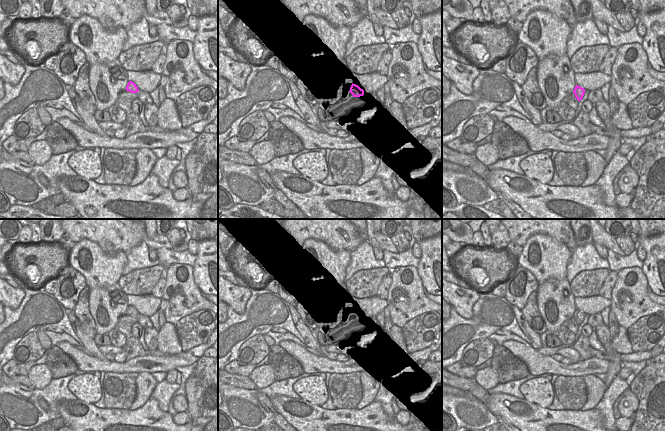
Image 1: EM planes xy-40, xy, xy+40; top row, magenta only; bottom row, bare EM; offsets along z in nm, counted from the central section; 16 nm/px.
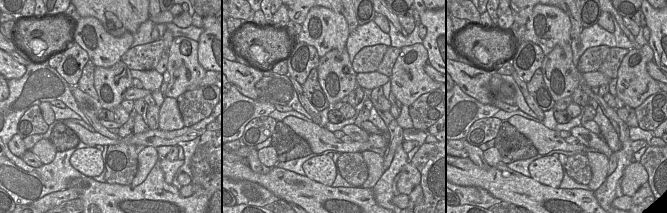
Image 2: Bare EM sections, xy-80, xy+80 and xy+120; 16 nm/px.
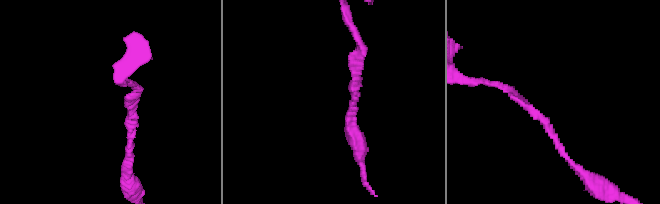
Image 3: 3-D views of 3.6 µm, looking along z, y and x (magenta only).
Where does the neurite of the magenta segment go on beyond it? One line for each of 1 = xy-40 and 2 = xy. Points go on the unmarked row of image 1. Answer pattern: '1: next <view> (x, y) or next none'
1: next none
2: next none

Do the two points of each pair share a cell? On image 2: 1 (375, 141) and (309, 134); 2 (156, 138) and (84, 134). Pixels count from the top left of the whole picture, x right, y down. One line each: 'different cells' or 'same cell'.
1: same cell
2: same cell

